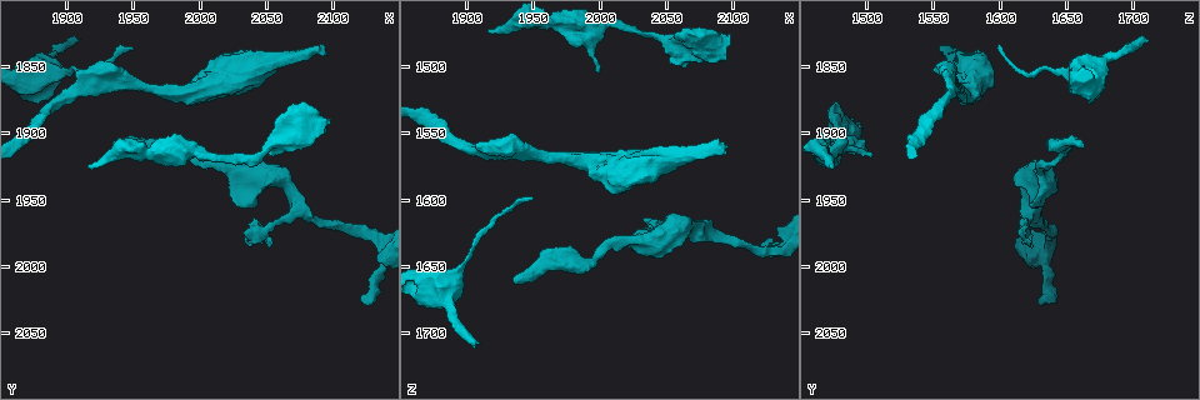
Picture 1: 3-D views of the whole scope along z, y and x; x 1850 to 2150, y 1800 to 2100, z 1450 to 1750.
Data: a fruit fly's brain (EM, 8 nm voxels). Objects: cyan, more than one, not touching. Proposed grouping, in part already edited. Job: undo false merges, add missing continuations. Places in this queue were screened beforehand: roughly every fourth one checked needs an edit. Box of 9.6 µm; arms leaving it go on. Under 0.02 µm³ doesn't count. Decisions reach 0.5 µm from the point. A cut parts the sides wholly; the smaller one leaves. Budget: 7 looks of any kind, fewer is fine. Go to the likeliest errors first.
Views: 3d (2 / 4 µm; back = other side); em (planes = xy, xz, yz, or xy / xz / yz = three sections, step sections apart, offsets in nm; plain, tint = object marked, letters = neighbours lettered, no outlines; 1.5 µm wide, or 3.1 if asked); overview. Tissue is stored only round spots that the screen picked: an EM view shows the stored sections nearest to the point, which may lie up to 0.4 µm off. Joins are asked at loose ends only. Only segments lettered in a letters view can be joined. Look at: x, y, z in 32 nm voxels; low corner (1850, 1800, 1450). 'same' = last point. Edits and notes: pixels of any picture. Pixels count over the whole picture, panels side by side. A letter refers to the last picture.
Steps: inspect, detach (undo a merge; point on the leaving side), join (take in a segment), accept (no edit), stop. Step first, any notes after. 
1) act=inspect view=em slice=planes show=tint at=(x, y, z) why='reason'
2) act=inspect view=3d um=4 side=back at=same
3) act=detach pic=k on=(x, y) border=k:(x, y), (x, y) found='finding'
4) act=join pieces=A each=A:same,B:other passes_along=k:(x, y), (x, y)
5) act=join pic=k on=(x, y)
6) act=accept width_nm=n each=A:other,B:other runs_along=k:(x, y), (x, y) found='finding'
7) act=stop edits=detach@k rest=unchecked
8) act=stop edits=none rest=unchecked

act=inspect view=em slice=xz step=4 show=letters at=(1918, 1922, 1472) why='branch stops here'

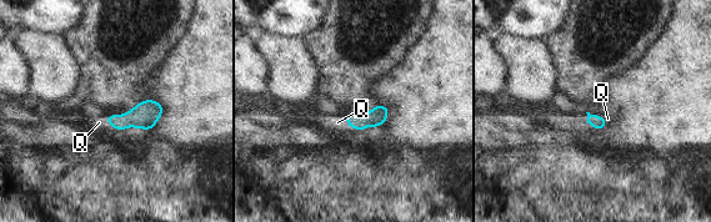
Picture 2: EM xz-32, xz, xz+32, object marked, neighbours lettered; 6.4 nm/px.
act=inspect view=em slice=planes show=letters at=same why='cut it another way'

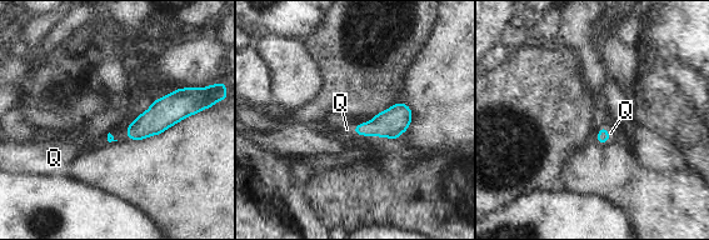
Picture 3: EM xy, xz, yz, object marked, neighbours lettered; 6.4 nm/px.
act=join pieces=Q longest_contact=Q:120nm each=Q:same passes_along=3:(603, 136), (609, 138), (610, 133) found='the cell continues'

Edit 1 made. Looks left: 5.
act=inspect view=overview

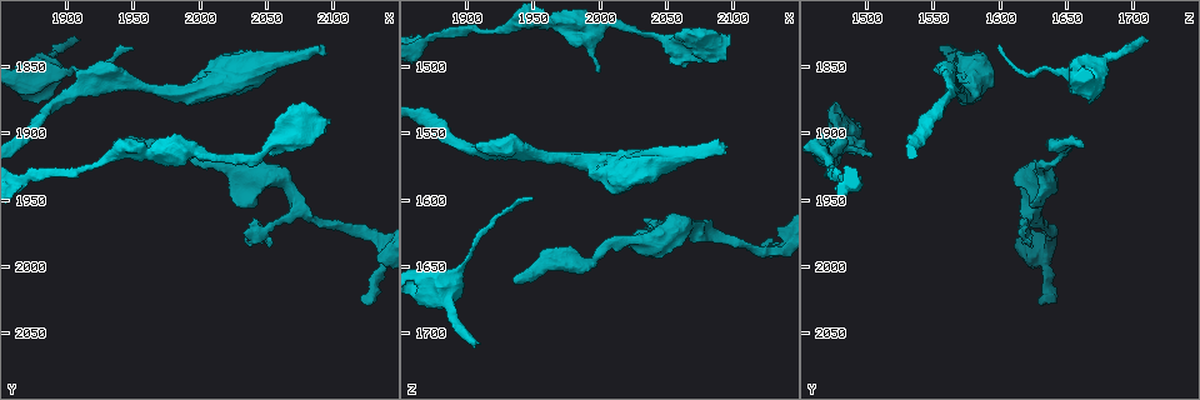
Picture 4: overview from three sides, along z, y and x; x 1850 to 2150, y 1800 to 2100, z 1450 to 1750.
act=inspect view=3d um=2 at=(1908, 1830, 1712) why='branch stops here'

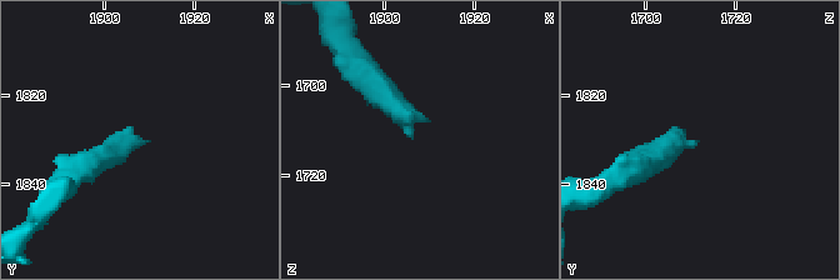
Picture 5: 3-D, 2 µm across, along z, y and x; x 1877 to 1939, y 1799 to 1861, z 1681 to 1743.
act=inspect view=em slice=xy step=4 show=tint at=(1906, 1831, 1712)

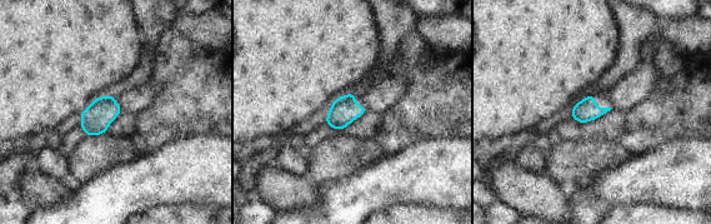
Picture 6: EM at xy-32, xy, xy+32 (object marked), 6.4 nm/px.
act=inspect view=em slice=planes show=letters at=same why='cut it another way'

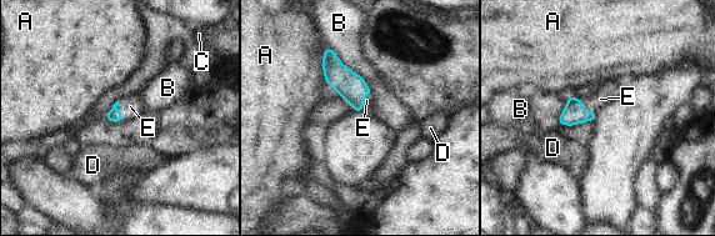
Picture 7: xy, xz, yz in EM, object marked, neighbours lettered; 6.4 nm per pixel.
act=join pieces=E each=A:other,B:other,C:other,D:other,E:same passes_along=7:(573, 114), (585, 111), (600, 99) found='the cell continues'

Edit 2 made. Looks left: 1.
act=inspect view=em slice=planes show=letters at=(1998, 1920, 1502) why='an open end'

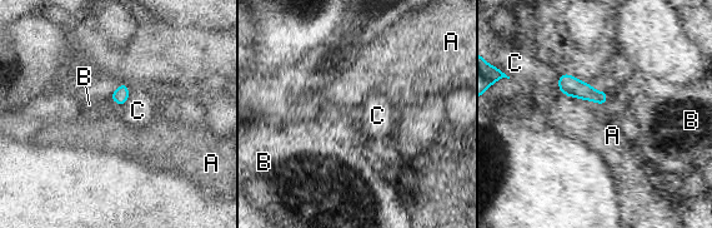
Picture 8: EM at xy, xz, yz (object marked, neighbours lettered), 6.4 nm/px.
act=accept each=A:other,B:other,C:other found='no lettered segment goes on from it'

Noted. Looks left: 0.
act=stop edits=join@3,join@7 rest=unchecked

